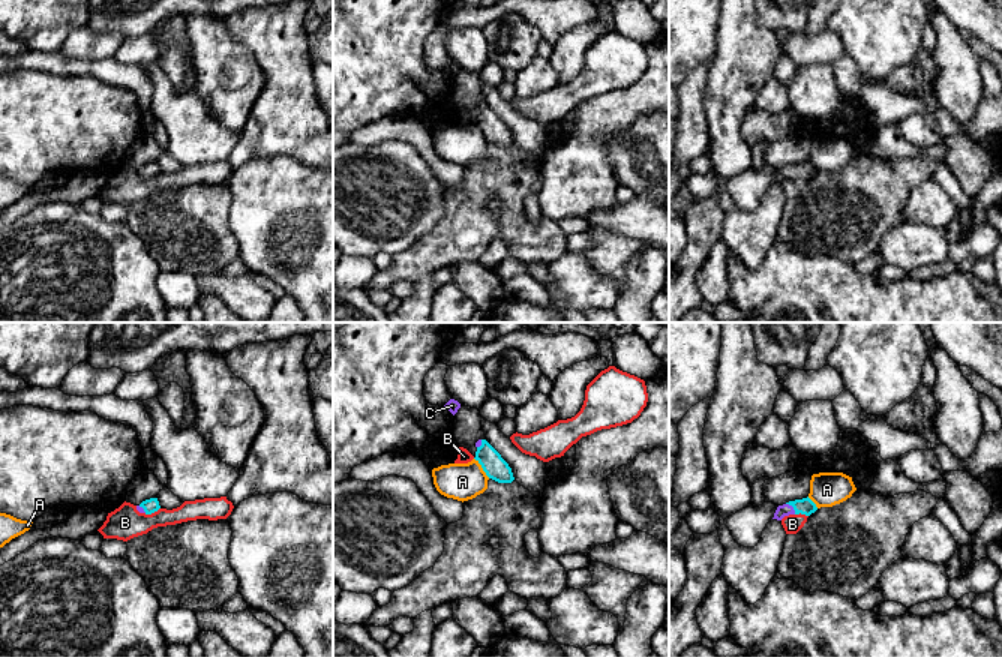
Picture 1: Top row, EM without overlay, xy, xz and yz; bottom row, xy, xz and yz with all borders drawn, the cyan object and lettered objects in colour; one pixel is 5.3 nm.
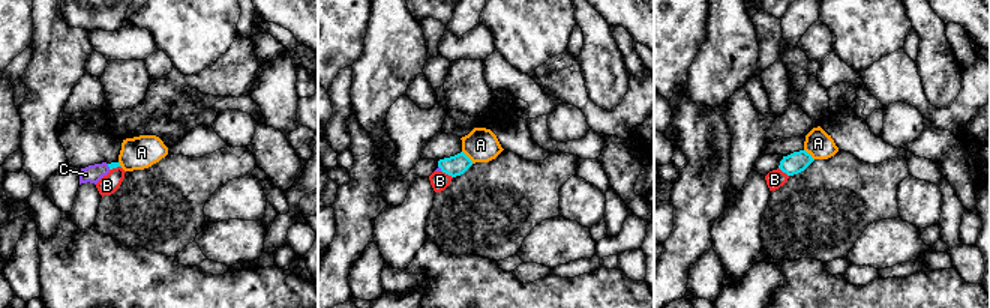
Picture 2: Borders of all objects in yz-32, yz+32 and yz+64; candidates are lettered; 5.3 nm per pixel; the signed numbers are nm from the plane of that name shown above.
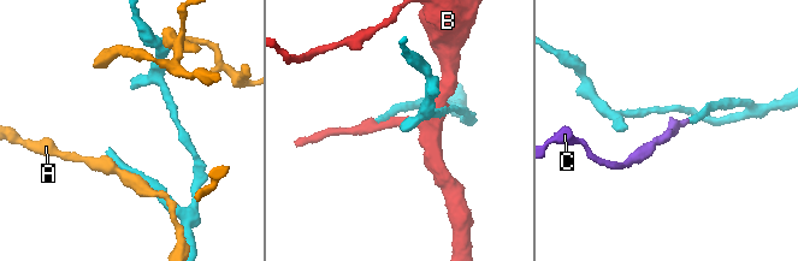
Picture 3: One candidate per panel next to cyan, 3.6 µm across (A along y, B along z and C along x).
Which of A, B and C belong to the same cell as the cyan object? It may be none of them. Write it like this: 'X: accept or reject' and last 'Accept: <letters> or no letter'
A: reject
B: reject
C: accept
Accept: C

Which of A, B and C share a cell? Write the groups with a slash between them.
A / B / C

